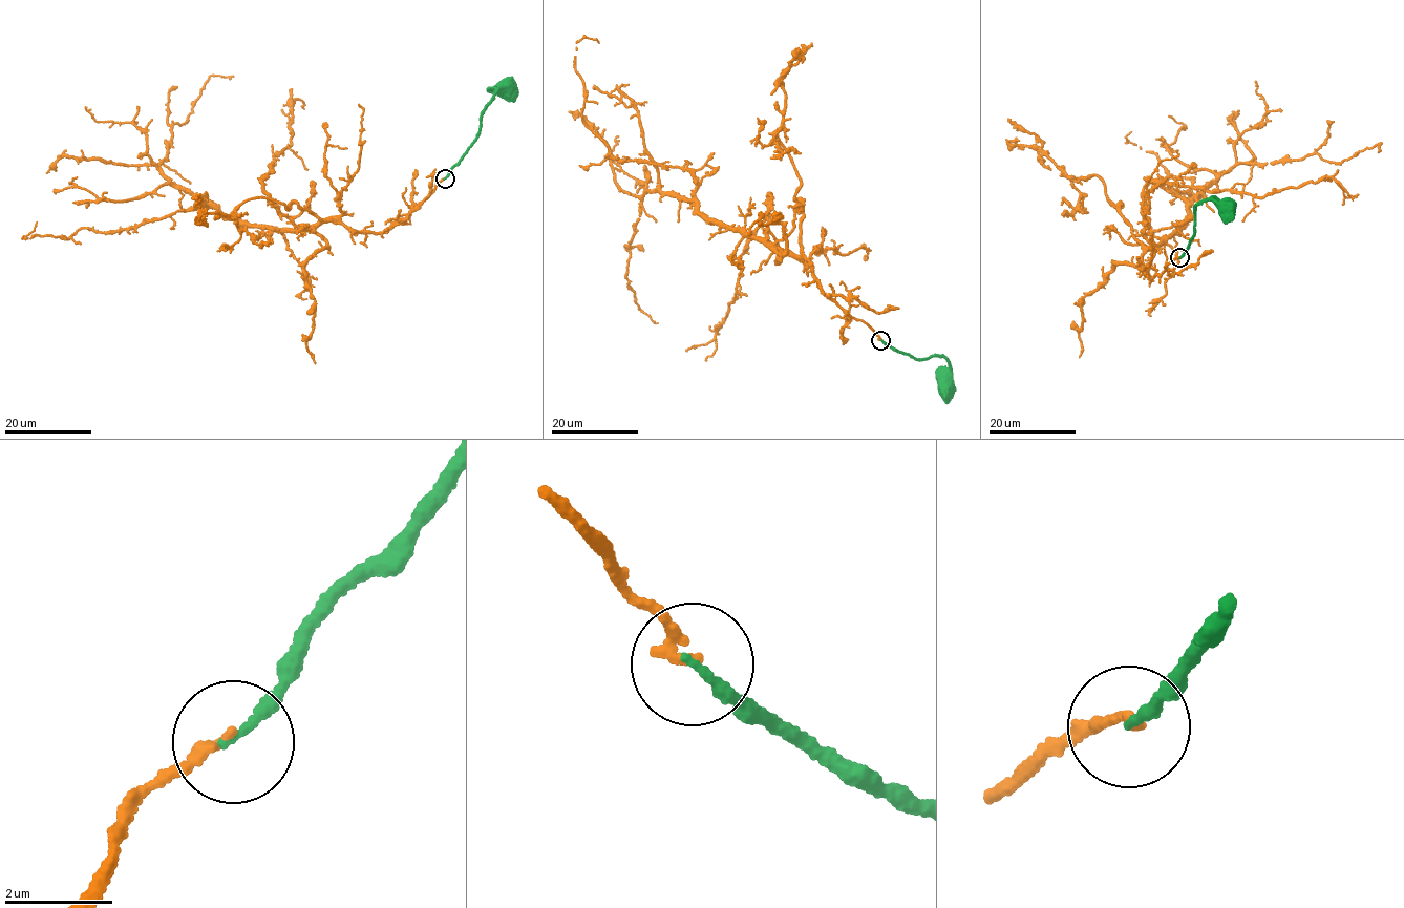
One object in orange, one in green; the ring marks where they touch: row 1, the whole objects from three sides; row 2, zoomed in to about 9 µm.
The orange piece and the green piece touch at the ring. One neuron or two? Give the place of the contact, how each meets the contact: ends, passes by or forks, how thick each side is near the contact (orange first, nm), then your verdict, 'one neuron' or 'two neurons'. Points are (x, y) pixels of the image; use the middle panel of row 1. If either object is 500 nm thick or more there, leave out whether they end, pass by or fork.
(880, 340) | orange ends | green ends | 190/180 nm | two neurons

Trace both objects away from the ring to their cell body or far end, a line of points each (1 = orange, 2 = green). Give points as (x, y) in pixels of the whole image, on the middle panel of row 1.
1: (880, 340), (826, 294), (809, 260), (703, 218), (692, 203), (649, 190), (626, 277), (635, 302), (658, 322)
2: (880, 340), (918, 359), (936, 354), (947, 359), (951, 381), (944, 389)

